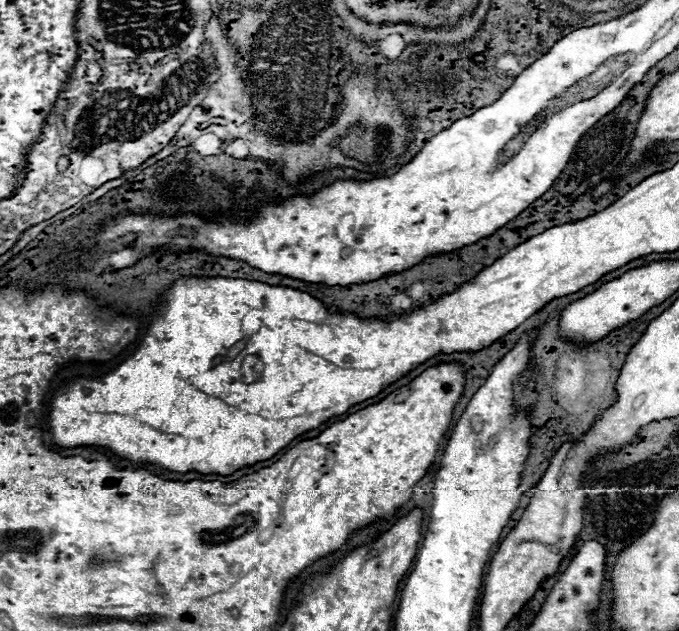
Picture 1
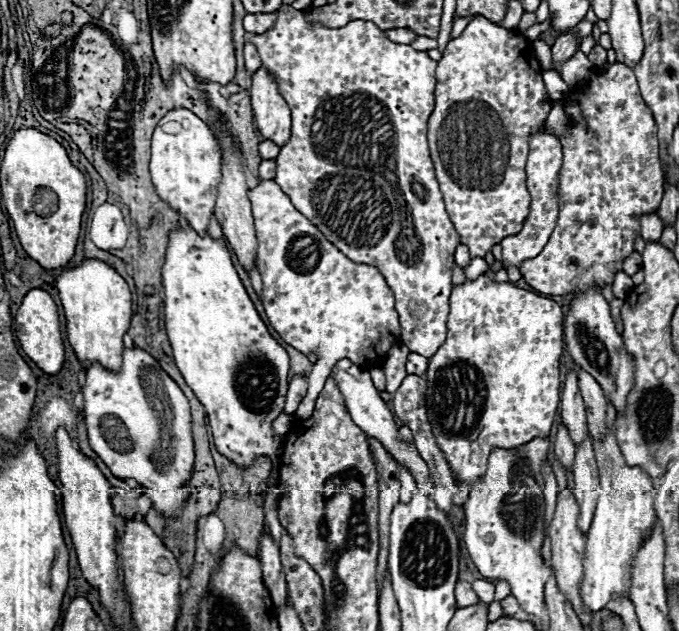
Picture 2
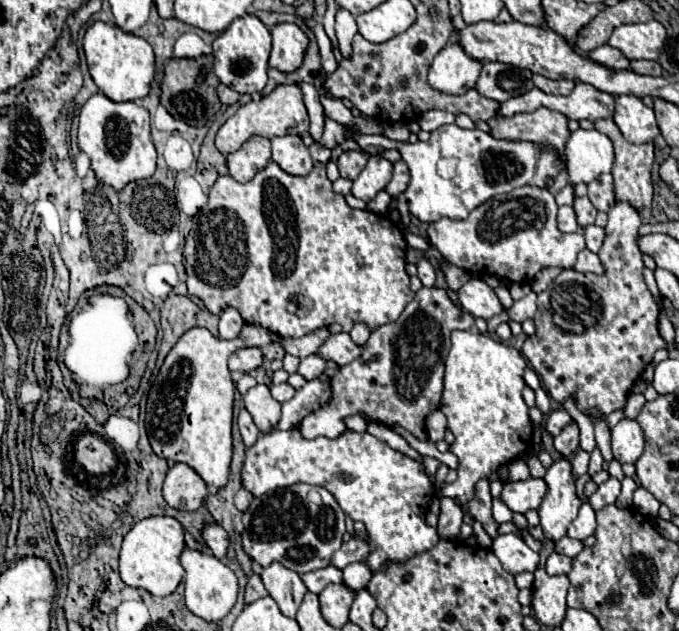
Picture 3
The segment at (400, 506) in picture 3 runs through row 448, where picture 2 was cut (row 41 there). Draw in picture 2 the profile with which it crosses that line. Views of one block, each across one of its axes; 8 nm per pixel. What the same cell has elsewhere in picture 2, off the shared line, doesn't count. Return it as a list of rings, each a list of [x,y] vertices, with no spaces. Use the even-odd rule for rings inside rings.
[[[282,4],[278,10],[278,18],[272,28],[268,28],[264,34],[248,34],[248,42],[252,42],[262,58],[262,66],[274,76],[280,94],[288,102],[292,110],[292,136],[286,146],[280,148],[280,154],[276,158],[278,172],[274,182],[290,196],[292,204],[314,224],[318,230],[334,244],[338,250],[342,250],[350,260],[362,262],[368,266],[376,266],[382,276],[386,278],[388,286],[394,290],[396,296],[396,310],[400,314],[400,326],[402,326],[402,344],[410,348],[410,352],[418,352],[426,358],[434,356],[438,346],[446,340],[446,316],[448,316],[448,298],[452,290],[452,264],[454,264],[454,250],[460,242],[458,232],[454,230],[454,224],[448,218],[448,212],[444,208],[444,198],[436,182],[434,174],[434,162],[430,158],[428,140],[426,140],[426,124],[428,116],[434,110],[434,84],[436,84],[436,66],[438,62],[428,56],[424,50],[414,50],[410,44],[396,44],[390,38],[386,38],[386,32],[382,32],[374,22],[368,20],[354,20],[346,24],[344,28],[326,28],[320,22],[310,22],[302,10],[292,8],[290,4]]]

